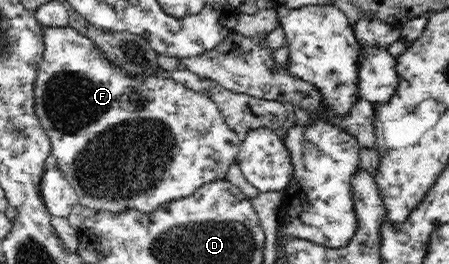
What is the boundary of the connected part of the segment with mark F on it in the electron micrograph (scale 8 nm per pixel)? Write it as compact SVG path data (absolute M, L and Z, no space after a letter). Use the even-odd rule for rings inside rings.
M69 25L65 28L44 28L43 44L44 49L38 58L39 68L35 81L35 112L44 131L48 134L51 155L56 157L58 168L75 189L81 206L98 212L104 210L118 213L132 209L142 213L152 213L166 202L191 196L201 186L227 177L228 166L237 159L242 137L226 123L219 107L207 94L188 89L185 85L174 81L170 73L164 69L154 77L130 74L125 69L115 66L91 39Z

